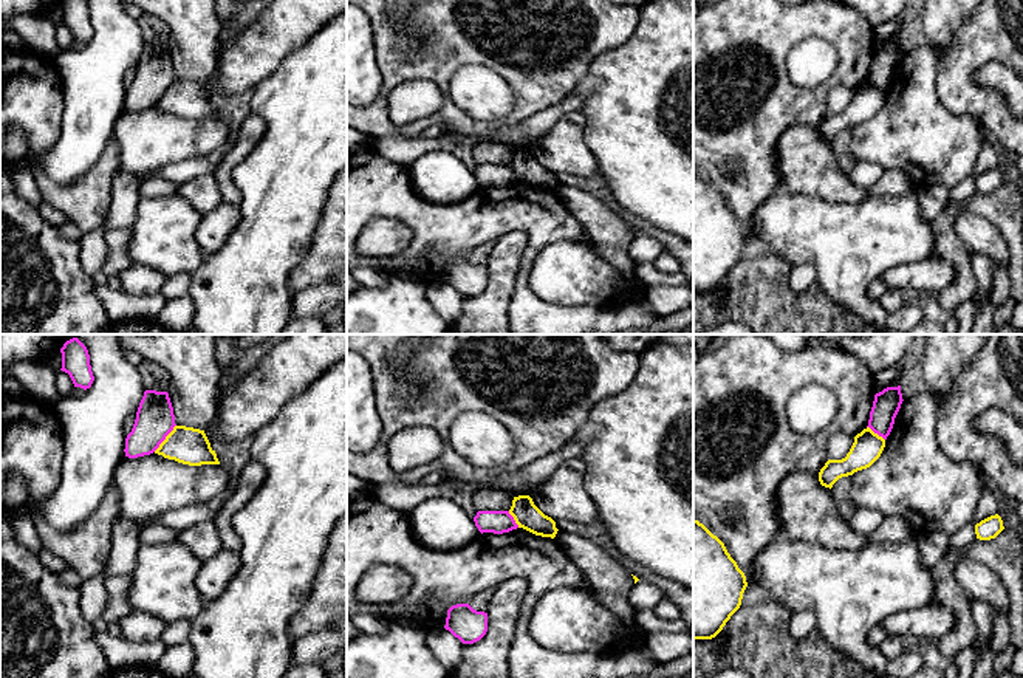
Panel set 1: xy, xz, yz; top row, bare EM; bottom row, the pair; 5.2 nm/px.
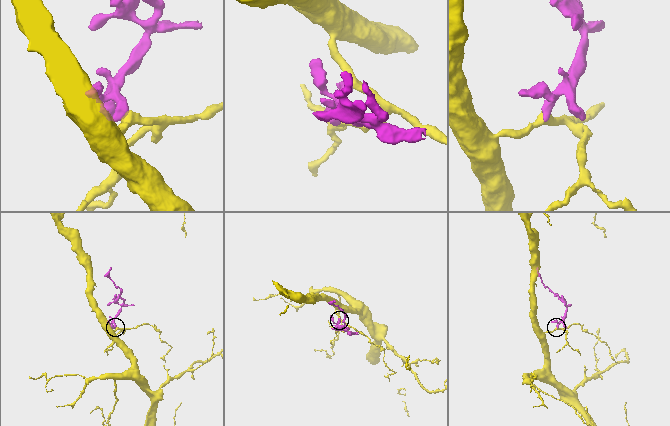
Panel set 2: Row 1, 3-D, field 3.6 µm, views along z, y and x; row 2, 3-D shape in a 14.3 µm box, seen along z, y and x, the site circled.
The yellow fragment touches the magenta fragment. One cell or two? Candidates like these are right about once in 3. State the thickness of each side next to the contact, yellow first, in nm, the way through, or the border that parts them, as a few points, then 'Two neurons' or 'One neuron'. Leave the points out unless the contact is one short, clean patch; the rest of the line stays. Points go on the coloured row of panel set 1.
Thickness 190 nm (yellow) against 200 nm. Boundary: xy (175, 424), (153, 451). Two neurons

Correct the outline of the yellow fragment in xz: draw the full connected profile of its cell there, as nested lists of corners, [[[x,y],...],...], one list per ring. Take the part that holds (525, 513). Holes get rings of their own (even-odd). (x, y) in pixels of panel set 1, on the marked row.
[[[529,495],[514,497],[509,514],[514,517],[518,528],[523,528],[535,536],[554,539],[557,534],[556,522],[545,515]]]

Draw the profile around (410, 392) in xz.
[[[416,368],[409,370],[395,379],[399,384],[399,395],[405,406],[418,406],[423,402],[421,387],[418,385]]]

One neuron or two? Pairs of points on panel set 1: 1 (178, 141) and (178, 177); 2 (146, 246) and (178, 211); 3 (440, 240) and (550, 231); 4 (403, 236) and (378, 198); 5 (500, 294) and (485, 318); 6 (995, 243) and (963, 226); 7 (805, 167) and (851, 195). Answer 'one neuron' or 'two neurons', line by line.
1: two neurons
2: one neuron
3: one neuron
4: two neurons
5: one neuron
6: one neuron
7: one neuron

